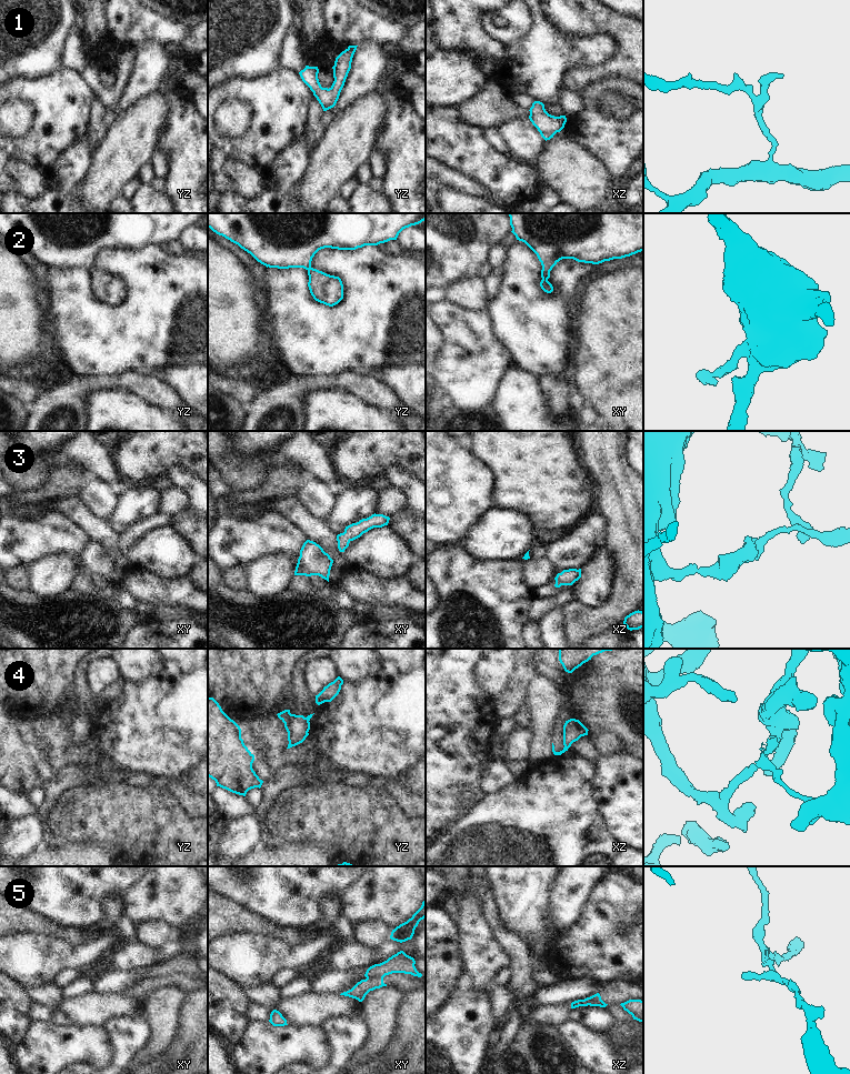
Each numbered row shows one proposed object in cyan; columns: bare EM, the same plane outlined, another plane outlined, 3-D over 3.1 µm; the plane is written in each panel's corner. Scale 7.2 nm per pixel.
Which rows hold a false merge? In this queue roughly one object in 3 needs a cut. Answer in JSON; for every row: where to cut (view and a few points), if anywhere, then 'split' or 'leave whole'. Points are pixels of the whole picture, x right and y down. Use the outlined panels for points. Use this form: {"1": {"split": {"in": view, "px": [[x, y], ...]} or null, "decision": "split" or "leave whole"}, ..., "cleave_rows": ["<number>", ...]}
{"1": {"split": null, "decision": "leave whole"}, "2": {"split": null, "decision": "leave whole"}, "3": {"split": null, "decision": "leave whole"}, "4": {"split": {"in": "yz", "px": [[306, 718], [308, 721]]}, "decision": "split"}, "5": {"split": {"in": "xy", "px": [[382, 976], [369, 976], [367, 979]]}, "decision": "split"}, "cleave_rows": ["4", "5"]}

